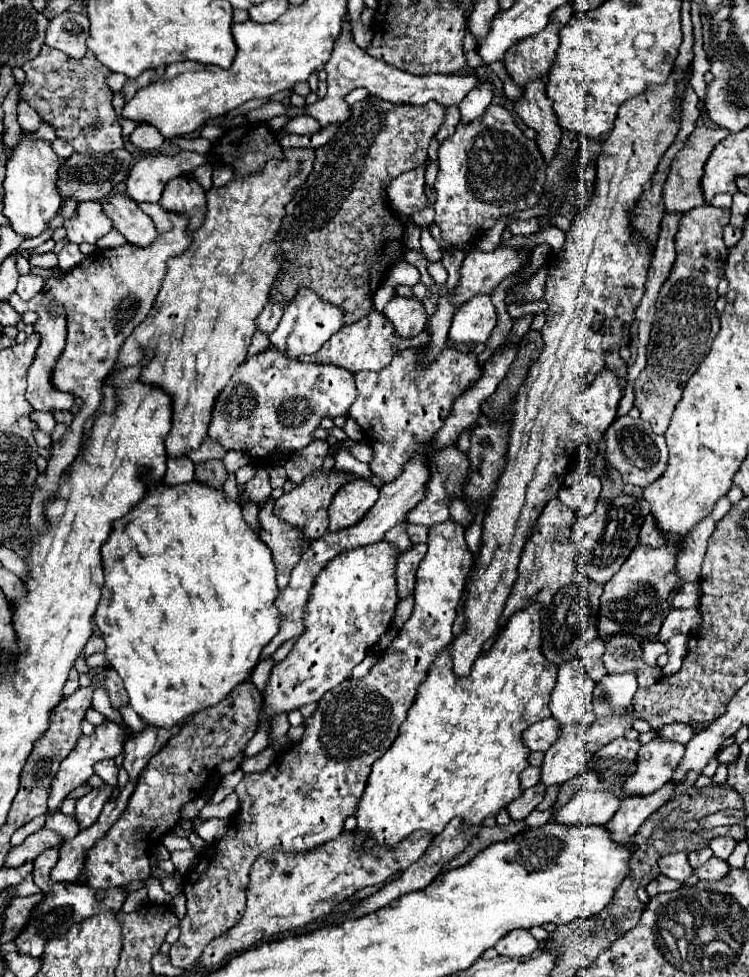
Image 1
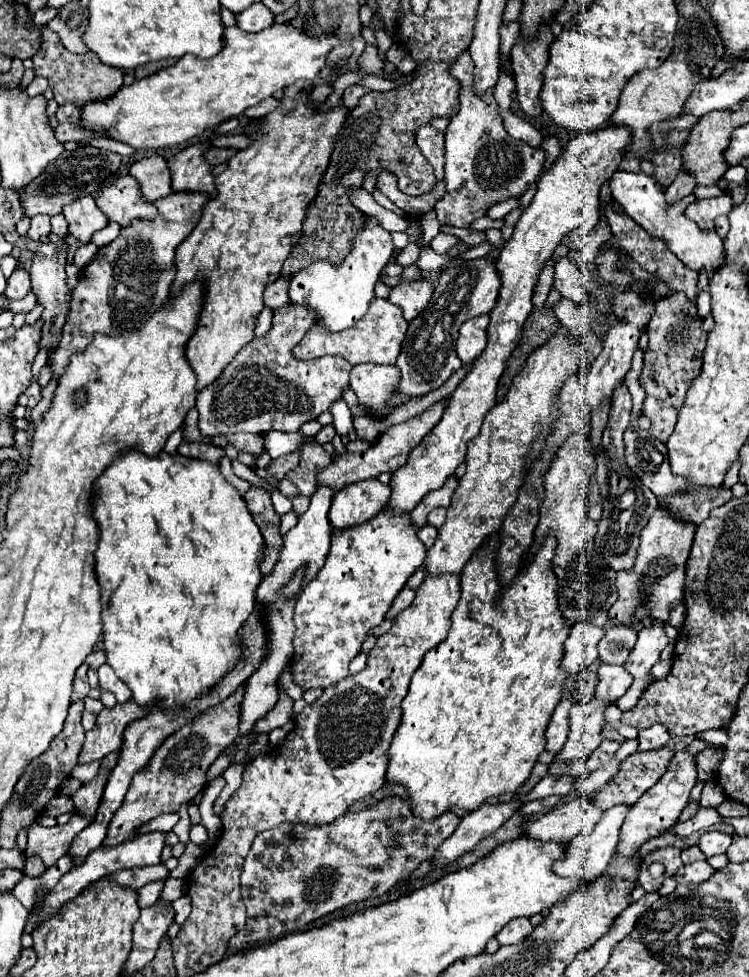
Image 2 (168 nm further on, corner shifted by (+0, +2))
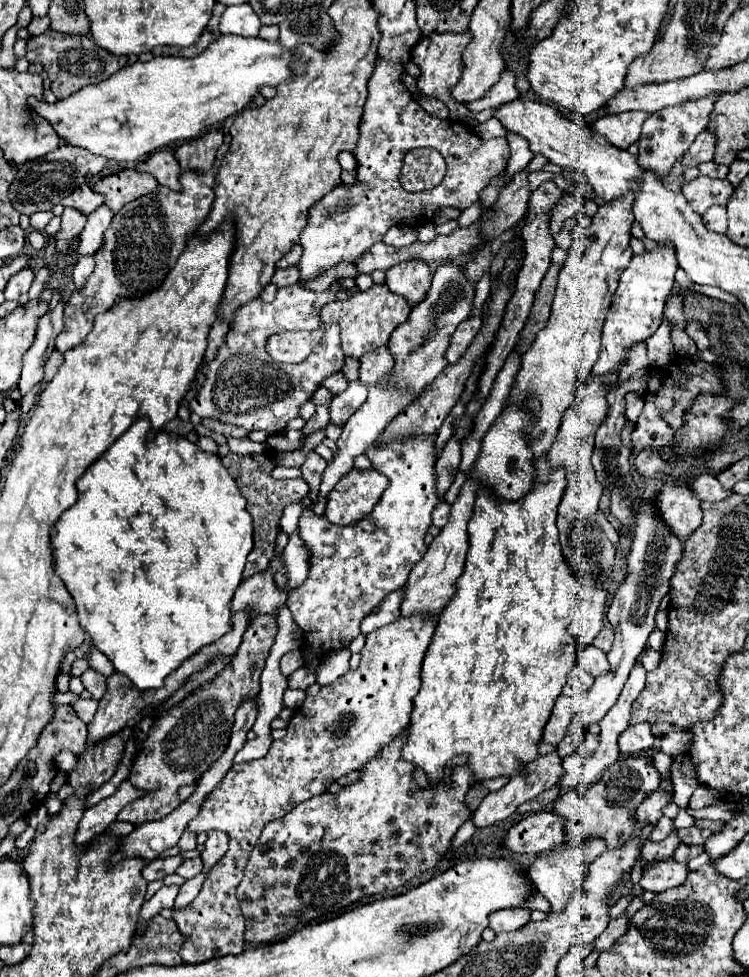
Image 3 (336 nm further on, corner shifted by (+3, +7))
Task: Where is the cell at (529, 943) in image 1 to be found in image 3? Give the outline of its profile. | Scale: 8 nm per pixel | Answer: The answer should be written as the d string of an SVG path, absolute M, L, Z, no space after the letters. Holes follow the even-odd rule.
M509 908L509 910L497 910L495 914L491 914L489 926L493 928L495 934L503 934L503 932L519 930L527 922L529 922L527 908Z

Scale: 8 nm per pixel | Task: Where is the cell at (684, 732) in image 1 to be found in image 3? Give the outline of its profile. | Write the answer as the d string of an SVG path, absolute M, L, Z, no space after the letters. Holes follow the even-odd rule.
M635 724L629 726L621 736L619 736L619 750L625 756L635 756L641 754L643 750L653 748L655 736L651 734L651 726L647 724Z

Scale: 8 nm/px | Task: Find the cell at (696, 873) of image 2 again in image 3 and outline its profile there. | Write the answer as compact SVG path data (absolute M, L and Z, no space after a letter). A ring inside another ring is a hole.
M671 858L661 860L655 866L645 866L643 878L641 878L641 888L653 890L653 892L663 892L663 890L683 884L687 874L689 874L687 864L679 864Z

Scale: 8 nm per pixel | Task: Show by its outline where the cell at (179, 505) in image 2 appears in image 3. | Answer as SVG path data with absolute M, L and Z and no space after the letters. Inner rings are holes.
M137 420L135 424L131 424L131 428L125 434L121 434L115 440L115 444L95 464L91 464L87 472L77 480L77 490L79 490L77 502L57 520L57 526L51 530L55 570L59 572L67 590L71 592L77 604L79 624L93 638L95 648L101 650L113 662L115 670L125 674L139 690L161 688L163 678L171 674L175 668L179 668L183 660L187 660L203 646L213 644L217 638L221 638L231 630L231 616L233 616L231 600L241 582L245 560L253 550L253 522L251 514L247 514L245 498L241 496L235 480L221 464L219 456L203 452L187 438L179 438L175 434L167 432L151 434L151 426L147 420Z

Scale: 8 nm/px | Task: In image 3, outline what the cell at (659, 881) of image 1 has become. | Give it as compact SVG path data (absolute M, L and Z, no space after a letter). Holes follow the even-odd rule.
M623 912L619 918L609 922L607 930L599 938L595 938L595 950L603 952L603 950L611 948L627 930L629 930L629 926L627 926L627 912Z

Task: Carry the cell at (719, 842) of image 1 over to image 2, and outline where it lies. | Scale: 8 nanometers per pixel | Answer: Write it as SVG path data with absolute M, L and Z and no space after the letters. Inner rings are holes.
M708 831L698 839L698 847L702 849L702 853L706 857L718 855L718 853L726 853L726 847L730 845L730 835L720 833L720 831Z

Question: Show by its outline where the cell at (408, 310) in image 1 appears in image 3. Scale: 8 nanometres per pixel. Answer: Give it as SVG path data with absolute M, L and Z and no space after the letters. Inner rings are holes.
M407 260L399 266L387 270L387 286L391 292L401 294L411 306L419 304L429 286L431 286L431 270L421 260Z

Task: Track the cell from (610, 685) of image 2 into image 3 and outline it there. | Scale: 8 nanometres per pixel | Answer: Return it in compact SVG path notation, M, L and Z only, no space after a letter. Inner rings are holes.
M587 646L581 652L579 664L595 678L597 678L597 674L607 674L607 656L605 656L605 652L601 652L595 646Z

